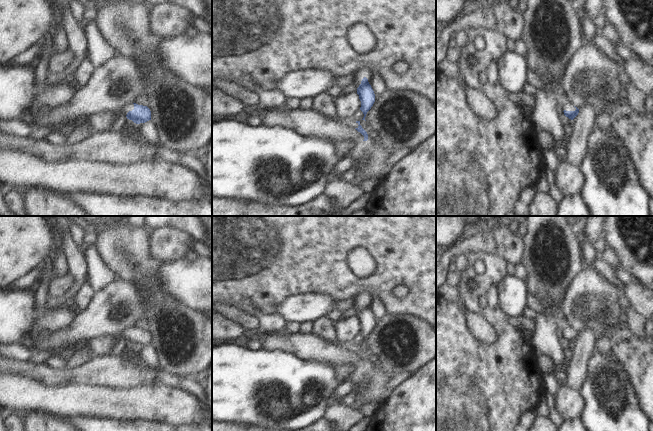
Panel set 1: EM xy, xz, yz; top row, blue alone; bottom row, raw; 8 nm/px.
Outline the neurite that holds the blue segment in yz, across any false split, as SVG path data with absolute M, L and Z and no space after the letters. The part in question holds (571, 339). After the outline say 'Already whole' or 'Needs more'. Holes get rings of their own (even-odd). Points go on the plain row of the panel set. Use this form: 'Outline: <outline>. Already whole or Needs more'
Outline: M566 325L564 329L564 339L573 344L579 337L579 333L570 326Z. Needs more

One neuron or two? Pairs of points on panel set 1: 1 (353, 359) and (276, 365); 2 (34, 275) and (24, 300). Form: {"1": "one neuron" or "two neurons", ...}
{"1": "two neurons", "2": "two neurons"}

